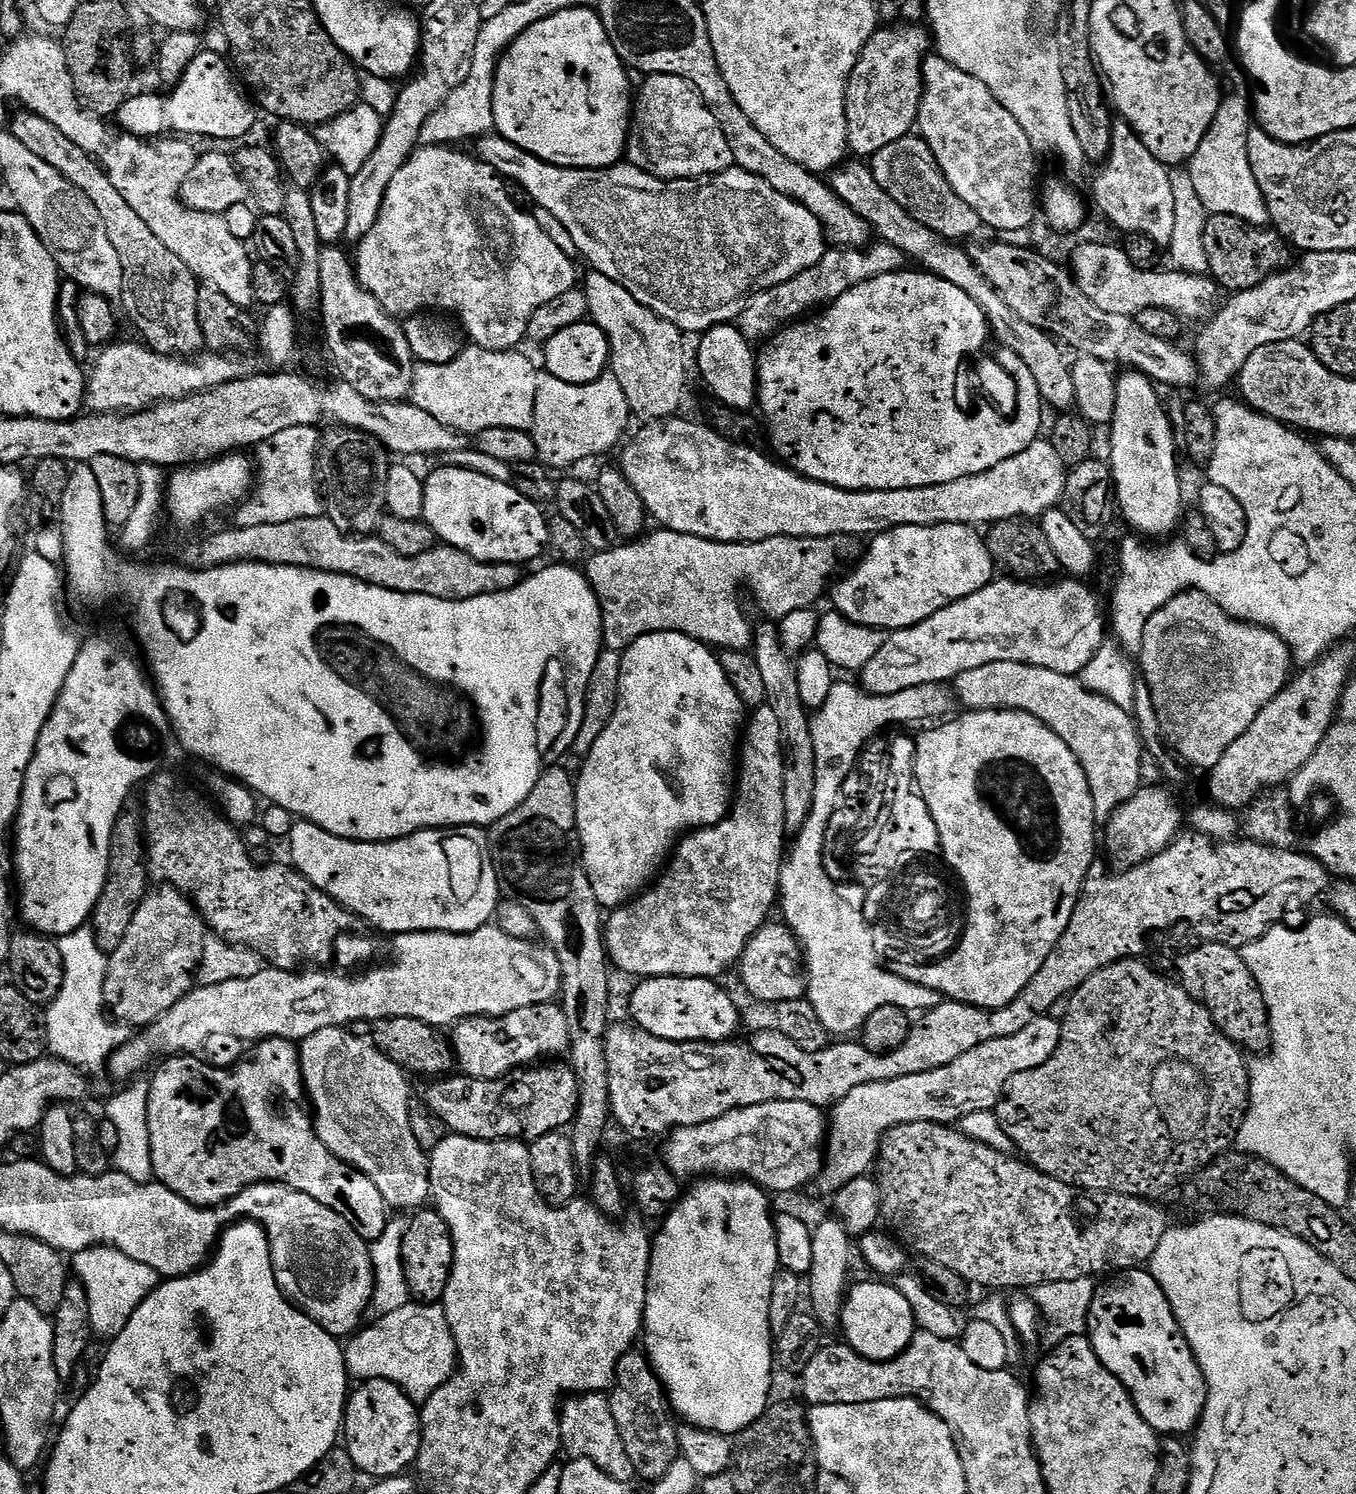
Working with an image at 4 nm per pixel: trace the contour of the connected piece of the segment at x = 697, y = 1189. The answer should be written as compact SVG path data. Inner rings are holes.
M704 1178L693 1183L680 1201L663 1217L664 1225L660 1233L655 1233L652 1242L652 1261L648 1271L648 1293L644 1307L642 1344L646 1349L652 1371L656 1373L668 1397L671 1411L685 1425L701 1428L707 1432L717 1432L729 1438L742 1434L755 1421L761 1419L768 1408L768 1395L772 1392L772 1364L774 1368L774 1333L770 1326L770 1290L772 1279L780 1268L778 1246L776 1245L776 1221L774 1211L768 1205L769 1193L750 1180L743 1178Z

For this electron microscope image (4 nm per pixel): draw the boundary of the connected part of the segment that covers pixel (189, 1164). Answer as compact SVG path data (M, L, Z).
M261 1040L253 1048L256 1049L245 1060L238 1061L233 1068L211 1068L210 1065L203 1064L199 1060L201 1057L196 1054L170 1056L161 1063L164 1065L157 1070L156 1077L150 1080L148 1090L148 1125L150 1126L150 1158L152 1159L153 1177L159 1183L165 1184L170 1190L174 1190L174 1194L186 1198L186 1202L196 1204L200 1208L214 1208L217 1204L224 1204L230 1198L238 1196L242 1190L246 1190L255 1184L265 1182L285 1184L302 1194L310 1194L310 1198L314 1198L314 1202L322 1202L322 1206L330 1206L330 1210L334 1210L339 1216L344 1216L346 1222L350 1222L350 1226L354 1226L354 1230L358 1230L358 1234L362 1239L369 1242L377 1240L386 1230L390 1219L388 1203L382 1198L382 1194L378 1194L378 1186L374 1186L374 1182L370 1182L370 1178L366 1178L366 1174L362 1174L357 1168L351 1168L349 1164L337 1158L317 1138L315 1131L308 1130L308 1132L303 1132L302 1129L295 1128L290 1121L283 1120L272 1109L274 1104L273 1099L268 1097L268 1088L272 1088L272 1080L280 1080L280 1076L284 1076L284 1072L288 1072L288 1068L292 1068L292 1064L297 1064L300 1061L297 1045L290 1040Z

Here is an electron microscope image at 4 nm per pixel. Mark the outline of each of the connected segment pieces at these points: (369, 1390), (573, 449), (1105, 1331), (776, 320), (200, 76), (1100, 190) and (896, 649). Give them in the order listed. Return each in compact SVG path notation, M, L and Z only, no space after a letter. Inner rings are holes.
M366 1380L360 1388L351 1393L348 1406L344 1409L342 1425L342 1444L347 1448L350 1458L354 1458L357 1473L364 1472L371 1478L398 1476L407 1473L420 1457L420 1408L404 1391L389 1380Z
M547 370L537 371L536 405L530 431L539 463L549 469L568 468L610 451L625 439L624 427L628 420L626 394L622 394L616 376L605 374L589 384L571 384L562 382L562 378L554 378Z
M1143 1267L1129 1268L1126 1272L1117 1272L1109 1284L1101 1283L1096 1289L1096 1297L1088 1315L1087 1337L1091 1340L1102 1366L1122 1382L1122 1386L1136 1403L1138 1414L1157 1434L1168 1438L1180 1438L1188 1432L1195 1433L1208 1397L1206 1378L1174 1318L1174 1310L1162 1294L1162 1286Z
M872 242L863 248L829 247L822 254L822 258L818 258L818 262L810 266L810 270L802 270L802 274L794 274L790 282L770 286L770 290L762 290L751 296L742 314L736 317L734 323L748 341L767 341L781 328L807 317L813 310L823 309L838 298L842 298L846 290L854 290L854 286L870 278L901 271L905 264L904 252L898 250L898 246L890 246L883 242ZM811 308L816 309L811 310Z
M201 50L169 96L129 95L128 101L116 111L114 120L123 131L141 138L179 134L184 138L209 136L212 140L240 140L255 126L257 109L251 99L244 100L239 87L229 61L227 64L216 52Z
M1116 122L1112 125L1112 141L1110 154L1103 161L1100 173L1092 184L1092 196L1100 207L1100 212L1116 228L1121 228L1121 233L1137 232L1146 234L1146 238L1154 238L1154 242L1162 250L1167 249L1173 237L1174 229L1174 199L1170 188L1170 171L1150 150L1146 150L1146 142L1137 134L1130 125Z
M996 578L982 590L947 604L938 610L938 614L918 622L913 628L899 628L881 643L878 654L874 654L874 658L870 658L870 662L859 669L859 683L863 691L882 696L927 684L948 684L966 670L986 666L986 662L1022 662L1030 666L1042 666L1046 670L1058 670L1058 674L1076 676L1106 643L1106 608L1100 605L1095 590L1084 585L1087 583L1083 579L1063 579L1055 582L1025 582Z

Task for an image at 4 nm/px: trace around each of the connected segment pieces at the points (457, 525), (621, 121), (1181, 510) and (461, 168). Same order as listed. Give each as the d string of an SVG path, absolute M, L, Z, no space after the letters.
M440 466L424 480L423 519L434 530L437 541L470 554L482 562L527 566L548 548L548 521L545 509L530 502L513 484L494 482L486 474Z
M571 8L558 10L558 14L550 14L550 18L542 18L542 22L534 22L530 30L518 34L503 56L500 65L496 67L494 78L494 122L495 131L505 136L514 146L550 162L554 166L563 168L609 168L612 164L621 163L625 159L628 147L628 133L632 123L632 110L634 107L634 84L628 81L629 69L618 58L610 38L606 34L606 26L600 21L600 13L596 8Z
M1128 370L1116 376L1116 405L1114 418L1110 425L1112 431L1112 482L1116 486L1116 503L1119 515L1129 524L1129 529L1135 530L1141 537L1168 536L1179 529L1182 517L1185 515L1184 488L1180 485L1180 464L1176 461L1178 452L1178 436L1172 433L1172 420L1160 401L1157 385L1148 377L1135 370Z
M452 146L442 148L417 147L412 157L394 174L394 182L386 190L386 198L382 202L382 210L378 214L378 222L360 241L354 254L354 267L356 277L360 279L360 284L367 290L377 302L385 308L394 317L407 318L423 313L425 310L435 310L440 314L452 314L456 312L455 319L462 329L463 335L468 336L473 345L477 348L486 350L498 350L499 352L511 352L521 347L524 336L529 335L528 323L530 314L538 310L545 302L550 302L553 298L558 298L558 294L566 294L572 288L577 287L578 276L576 280L576 268L572 265L572 260L565 249L558 247L554 242L550 242L550 237L546 235L546 230L538 226L535 215L519 212L518 204L506 196L505 179L499 176L494 169L486 166L486 162L477 160L475 155L468 156L464 150L457 150Z

